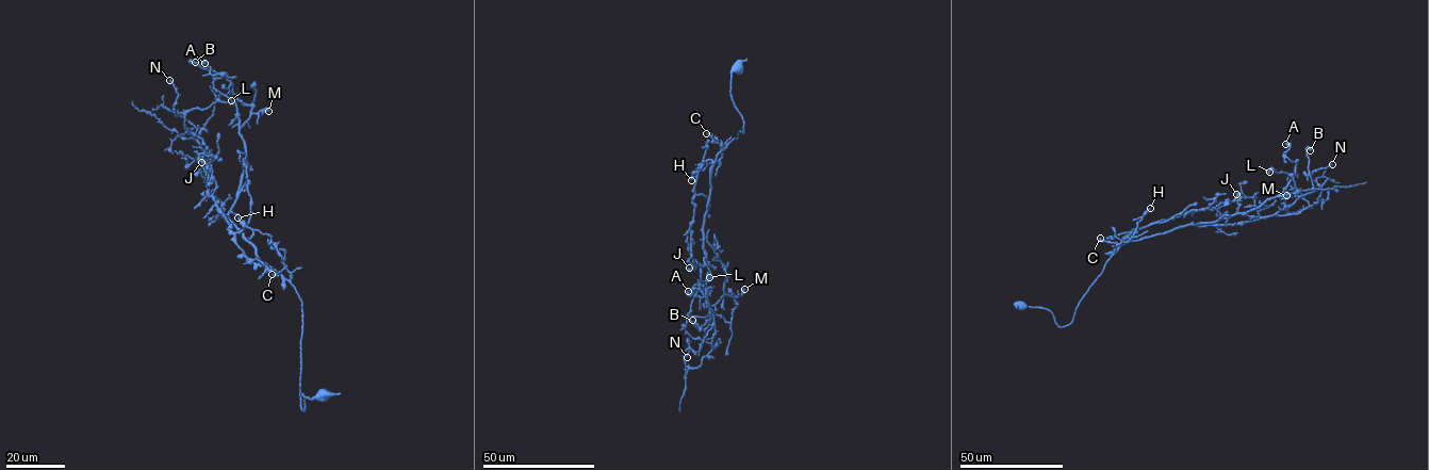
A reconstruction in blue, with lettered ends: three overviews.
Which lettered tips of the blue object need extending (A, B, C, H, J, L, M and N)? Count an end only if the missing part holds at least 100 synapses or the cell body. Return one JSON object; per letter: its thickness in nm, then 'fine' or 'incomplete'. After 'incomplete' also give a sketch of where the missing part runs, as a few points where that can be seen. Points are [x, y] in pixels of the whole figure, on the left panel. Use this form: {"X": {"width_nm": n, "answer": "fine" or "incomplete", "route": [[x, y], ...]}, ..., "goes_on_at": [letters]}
{"A": {"width_nm": 320, "answer": "fine"}, "B": {"width_nm": 200, "answer": "fine"}, "C": {"width_nm": 140, "answer": "fine"}, "H": {"width_nm": 170, "answer": "fine"}, "J": {"width_nm": 180, "answer": "fine"}, "L": {"width_nm": 140, "answer": "fine"}, "M": {"width_nm": 200, "answer": "fine"}, "N": {"width_nm": 190, "answer": "fine"}, "goes_on_at": []}

